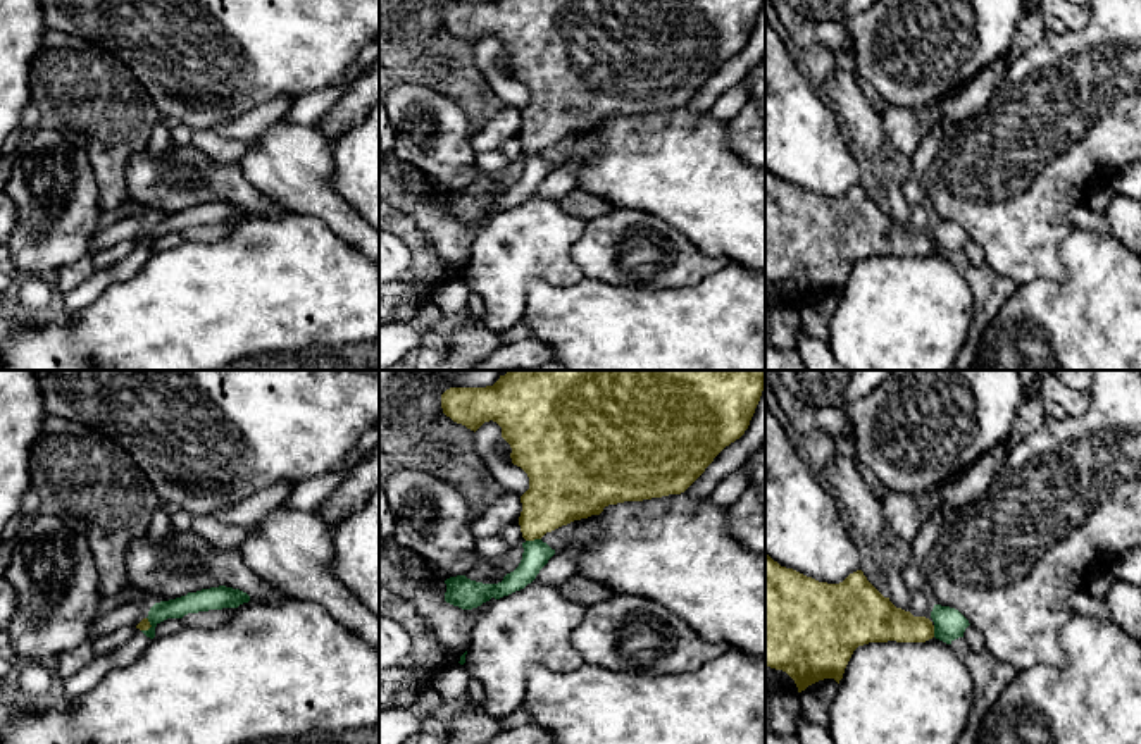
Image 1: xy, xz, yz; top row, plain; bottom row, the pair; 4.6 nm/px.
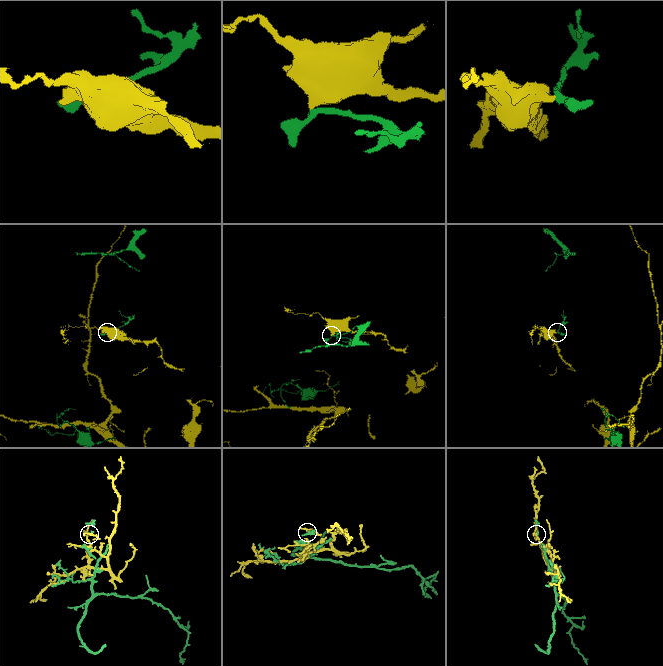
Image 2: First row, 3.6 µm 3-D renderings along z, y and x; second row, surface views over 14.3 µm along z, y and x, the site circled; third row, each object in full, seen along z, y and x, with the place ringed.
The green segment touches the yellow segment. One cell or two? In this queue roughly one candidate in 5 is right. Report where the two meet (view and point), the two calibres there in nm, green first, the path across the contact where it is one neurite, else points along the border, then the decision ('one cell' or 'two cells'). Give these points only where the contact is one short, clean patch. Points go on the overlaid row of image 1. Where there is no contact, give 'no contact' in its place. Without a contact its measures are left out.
meets green in xz at (535, 539); 130 nm thick on the green side, 300 nm on the other; two cells

